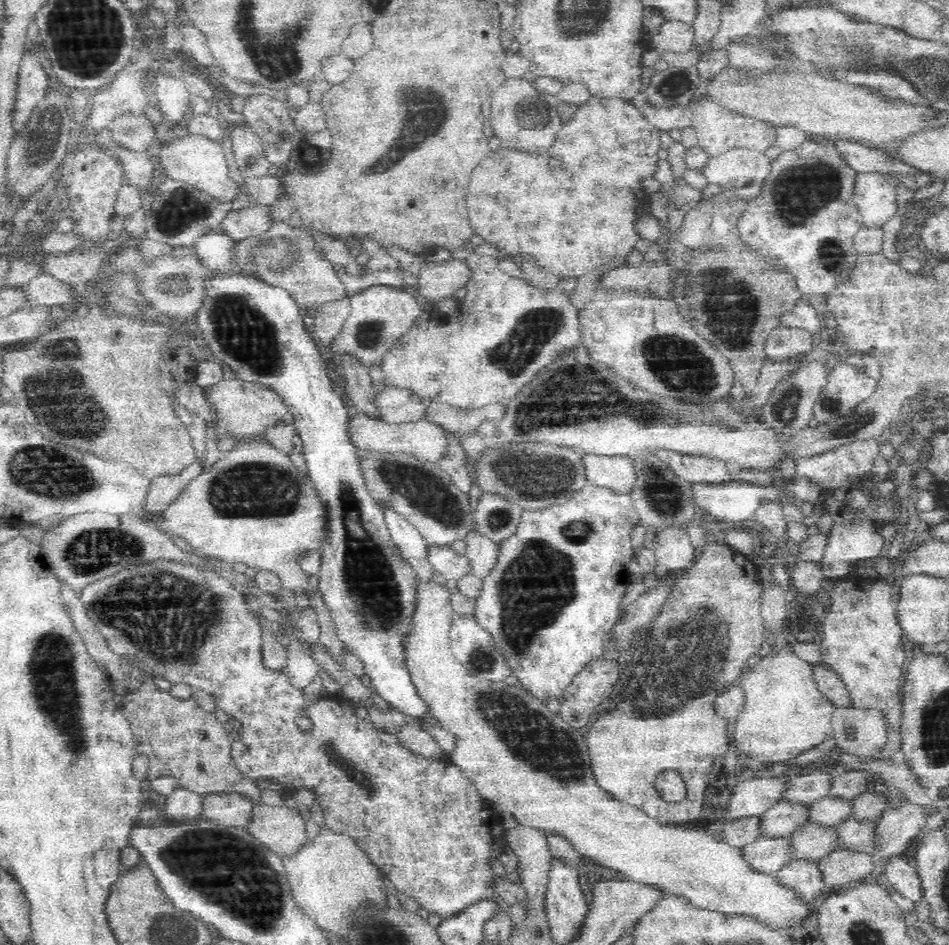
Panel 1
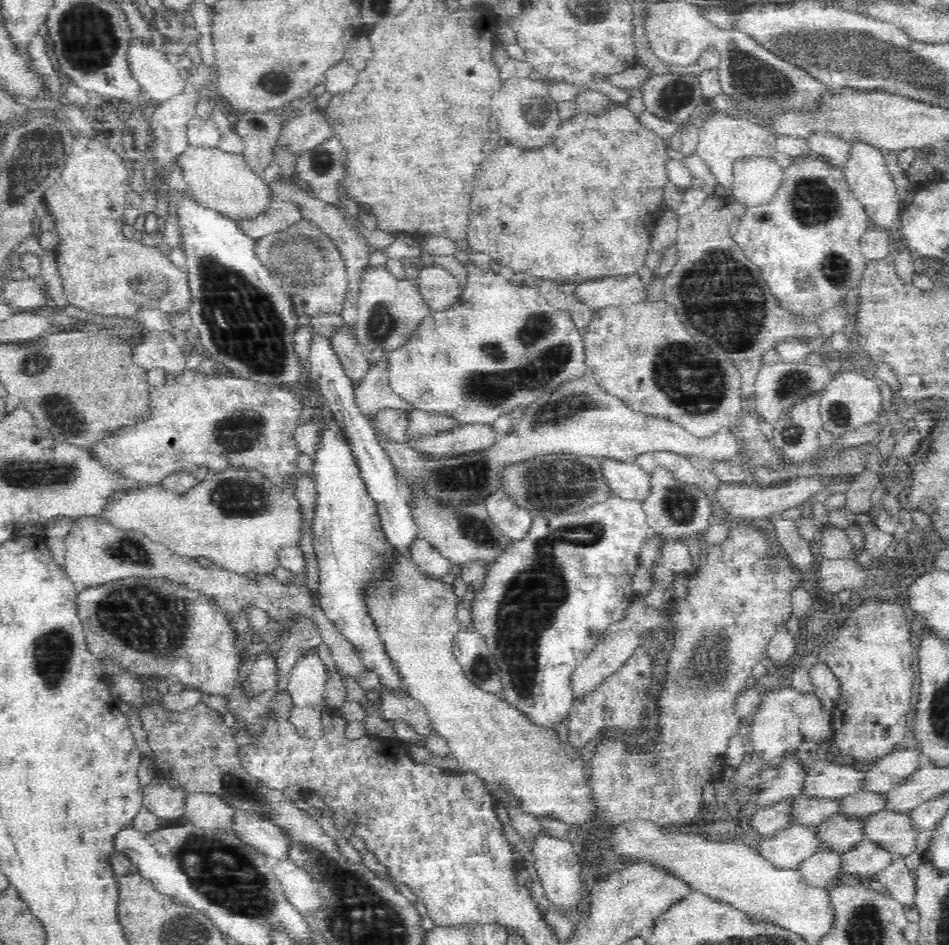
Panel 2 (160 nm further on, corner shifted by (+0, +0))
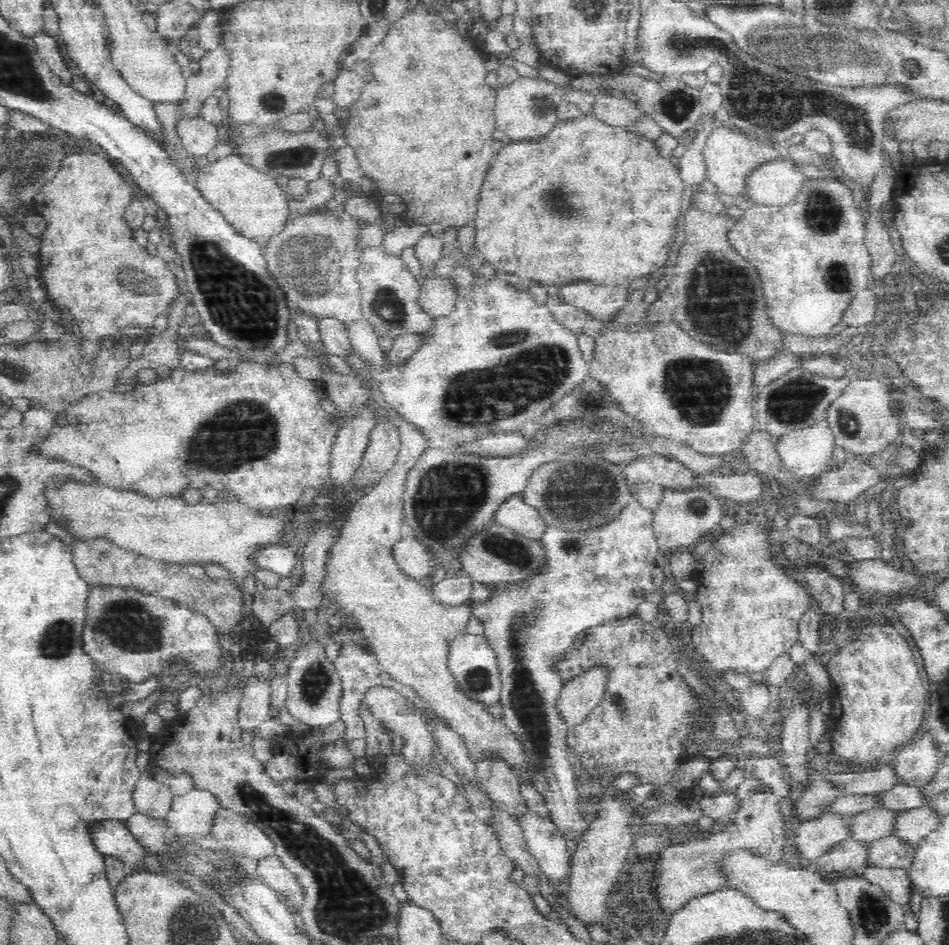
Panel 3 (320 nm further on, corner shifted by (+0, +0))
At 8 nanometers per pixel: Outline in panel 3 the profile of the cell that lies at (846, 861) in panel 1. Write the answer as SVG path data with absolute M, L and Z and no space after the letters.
M890 835L875 840L867 846L867 866L878 868L909 869L915 857L915 849L903 840Z

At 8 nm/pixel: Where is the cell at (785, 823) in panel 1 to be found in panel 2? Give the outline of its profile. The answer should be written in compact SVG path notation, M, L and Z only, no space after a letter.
M802 794L798 795L791 804L789 815L791 824L800 826L818 826L829 816L837 813L839 800L826 798L810 798Z

